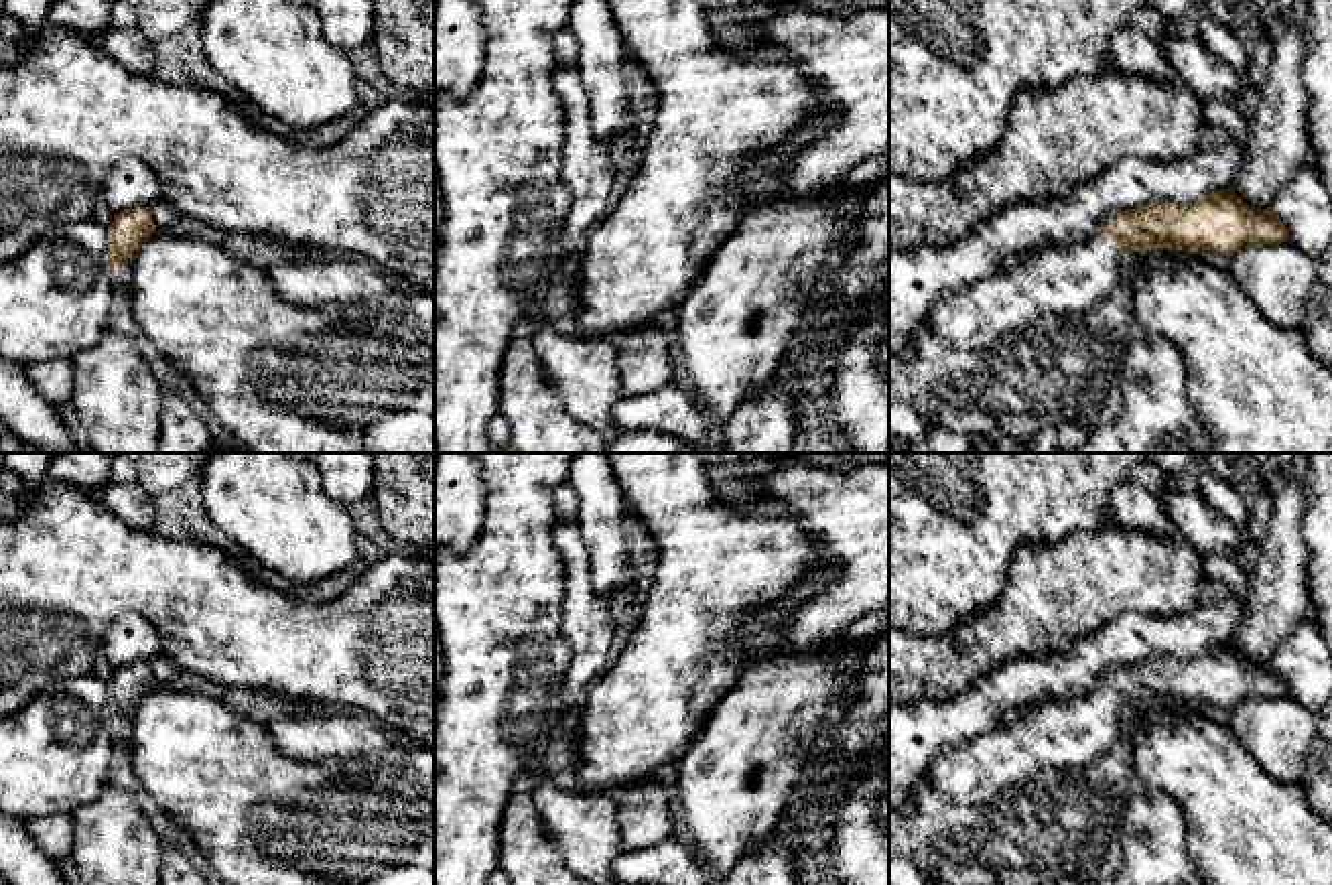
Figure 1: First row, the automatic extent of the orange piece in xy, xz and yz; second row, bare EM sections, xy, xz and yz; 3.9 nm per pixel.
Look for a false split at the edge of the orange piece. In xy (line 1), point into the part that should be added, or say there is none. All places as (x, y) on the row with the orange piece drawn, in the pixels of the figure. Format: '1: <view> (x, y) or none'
1: xy (120, 273)

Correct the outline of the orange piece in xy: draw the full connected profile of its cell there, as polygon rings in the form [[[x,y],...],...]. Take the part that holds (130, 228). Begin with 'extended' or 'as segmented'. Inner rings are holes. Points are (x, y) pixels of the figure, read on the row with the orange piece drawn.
extended; [[[134,207],[114,213],[108,229],[108,260],[112,264],[118,288],[126,284],[126,262],[152,233],[156,225],[148,207]]]

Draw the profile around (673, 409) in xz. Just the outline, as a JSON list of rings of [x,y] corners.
[[[682,380],[644,396],[623,396],[611,408],[611,424],[619,432],[664,432],[696,447],[719,440],[719,430]]]

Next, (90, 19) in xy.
[[[55,0],[47,12],[47,24],[77,32],[93,43],[104,30],[112,26],[112,2]]]

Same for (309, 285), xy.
[[[355,256],[353,260],[276,264],[266,268],[266,274],[272,280],[276,294],[298,309],[347,304],[382,298],[394,292],[388,274],[361,256]]]

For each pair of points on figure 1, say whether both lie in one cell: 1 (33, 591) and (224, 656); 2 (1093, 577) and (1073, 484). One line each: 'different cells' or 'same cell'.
1: same cell
2: different cells

